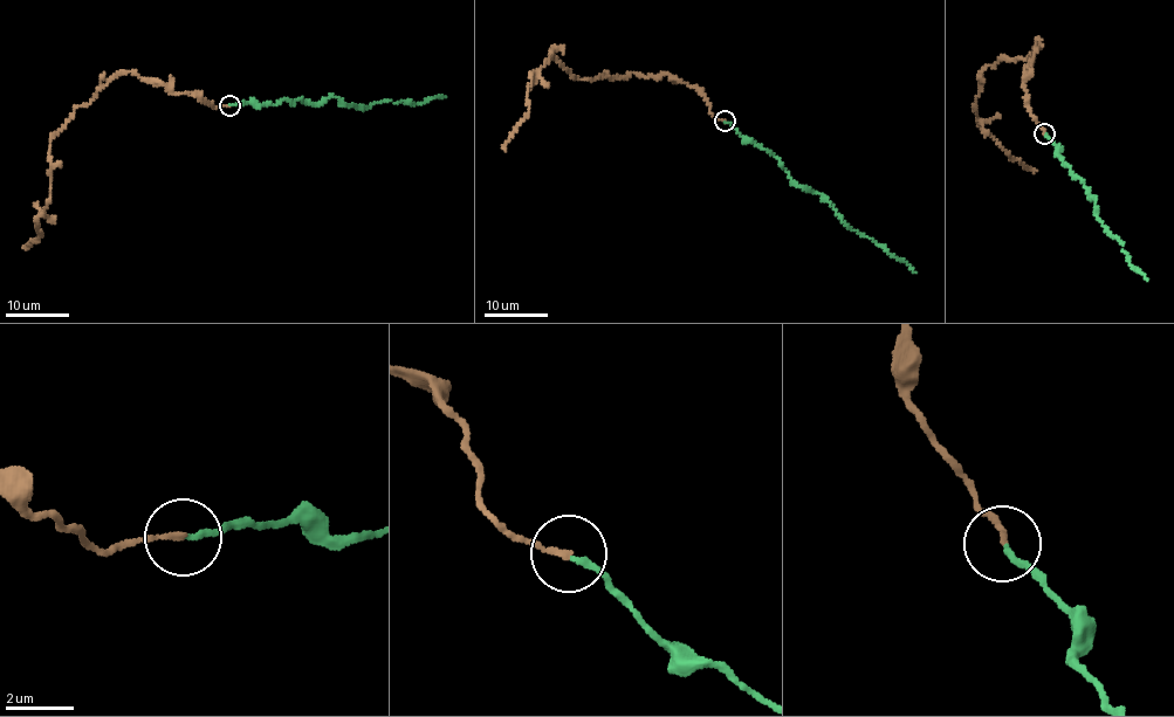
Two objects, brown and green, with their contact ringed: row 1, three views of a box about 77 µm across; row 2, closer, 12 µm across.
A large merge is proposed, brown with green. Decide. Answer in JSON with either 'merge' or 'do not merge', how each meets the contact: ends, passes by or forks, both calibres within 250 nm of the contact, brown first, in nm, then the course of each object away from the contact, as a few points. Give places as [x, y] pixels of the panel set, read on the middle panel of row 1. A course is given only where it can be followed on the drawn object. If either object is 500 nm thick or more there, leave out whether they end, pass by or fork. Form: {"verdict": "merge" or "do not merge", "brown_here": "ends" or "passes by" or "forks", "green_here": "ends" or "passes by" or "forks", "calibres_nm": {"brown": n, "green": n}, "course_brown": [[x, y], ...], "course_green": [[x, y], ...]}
{"verdict": "merge", "brown_here": "ends", "green_here": "ends", "calibres_nm": {"brown": 160, "green": 150}, "course_brown": [[726, 121], [697, 88], [663, 74], [574, 77], [554, 47], [530, 80], [527, 112], [505, 151]], "course_green": [[726, 122], [775, 154], [795, 185], [826, 199], [845, 223], [886, 247], [917, 274]]}

